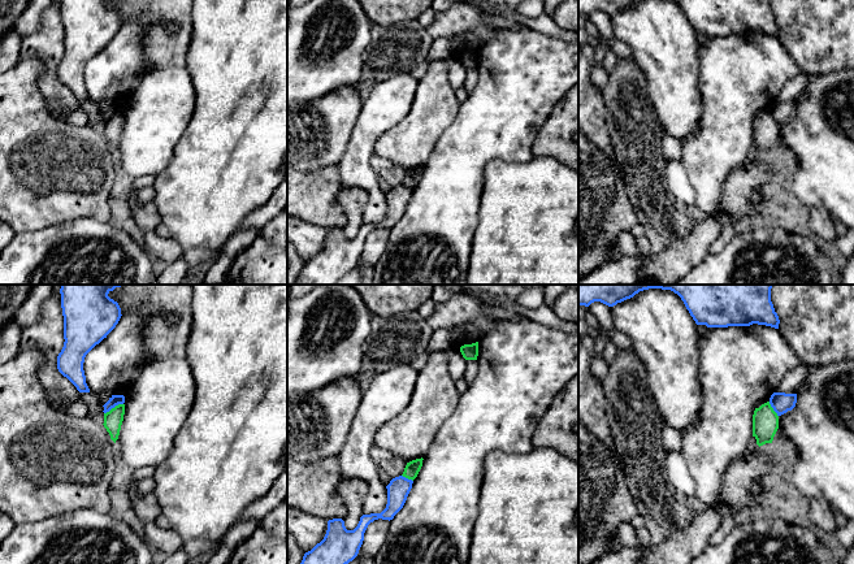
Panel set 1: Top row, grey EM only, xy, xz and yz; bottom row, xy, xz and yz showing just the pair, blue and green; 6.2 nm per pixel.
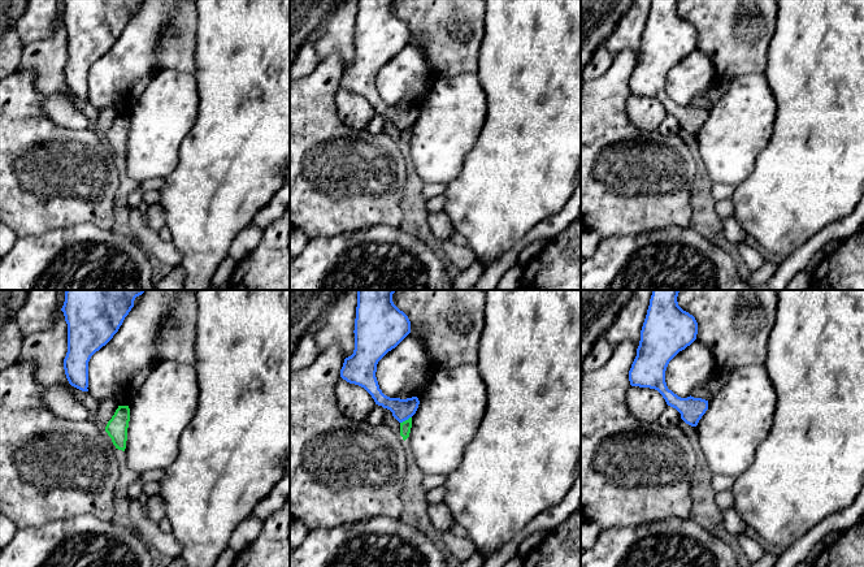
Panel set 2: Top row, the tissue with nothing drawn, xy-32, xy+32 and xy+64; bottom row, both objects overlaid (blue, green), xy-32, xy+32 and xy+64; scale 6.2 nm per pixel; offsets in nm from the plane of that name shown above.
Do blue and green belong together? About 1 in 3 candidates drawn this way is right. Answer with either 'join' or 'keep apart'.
keep apart

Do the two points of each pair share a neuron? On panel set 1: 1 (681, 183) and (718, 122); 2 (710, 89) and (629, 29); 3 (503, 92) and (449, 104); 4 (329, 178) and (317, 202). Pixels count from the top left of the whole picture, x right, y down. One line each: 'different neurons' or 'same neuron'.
1: different neurons
2: different neurons
3: different neurons
4: same neuron

